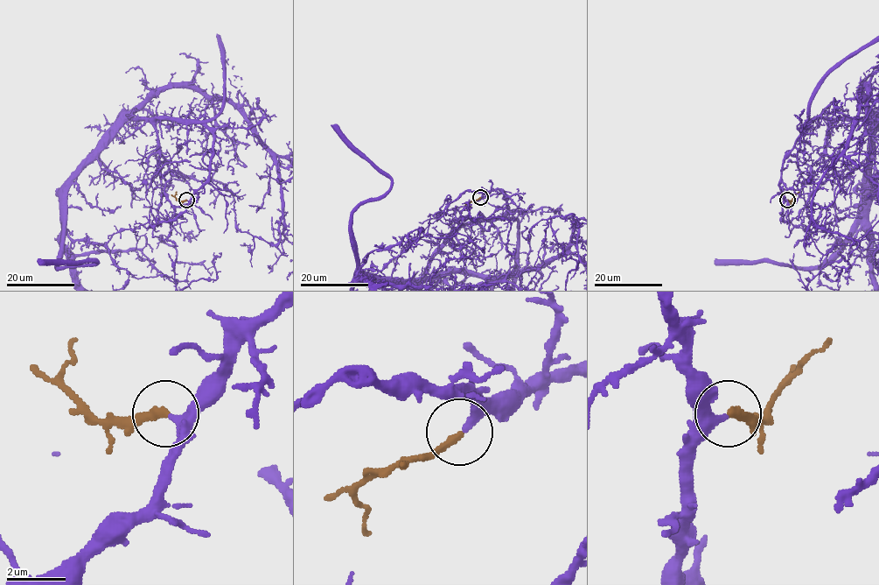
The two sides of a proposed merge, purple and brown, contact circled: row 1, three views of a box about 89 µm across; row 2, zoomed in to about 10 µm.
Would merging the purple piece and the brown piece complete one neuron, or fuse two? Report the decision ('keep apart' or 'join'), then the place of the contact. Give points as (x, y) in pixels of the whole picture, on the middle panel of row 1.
join; place (480, 197)

